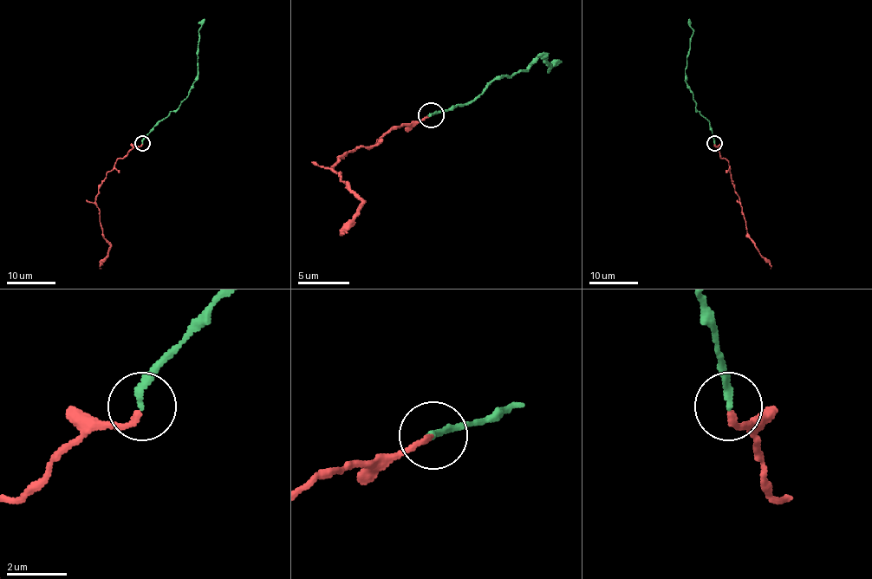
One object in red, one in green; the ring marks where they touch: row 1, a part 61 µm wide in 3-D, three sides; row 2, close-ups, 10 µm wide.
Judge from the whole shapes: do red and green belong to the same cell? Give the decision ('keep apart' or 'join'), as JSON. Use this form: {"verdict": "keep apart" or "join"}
{"verdict": "join"}

